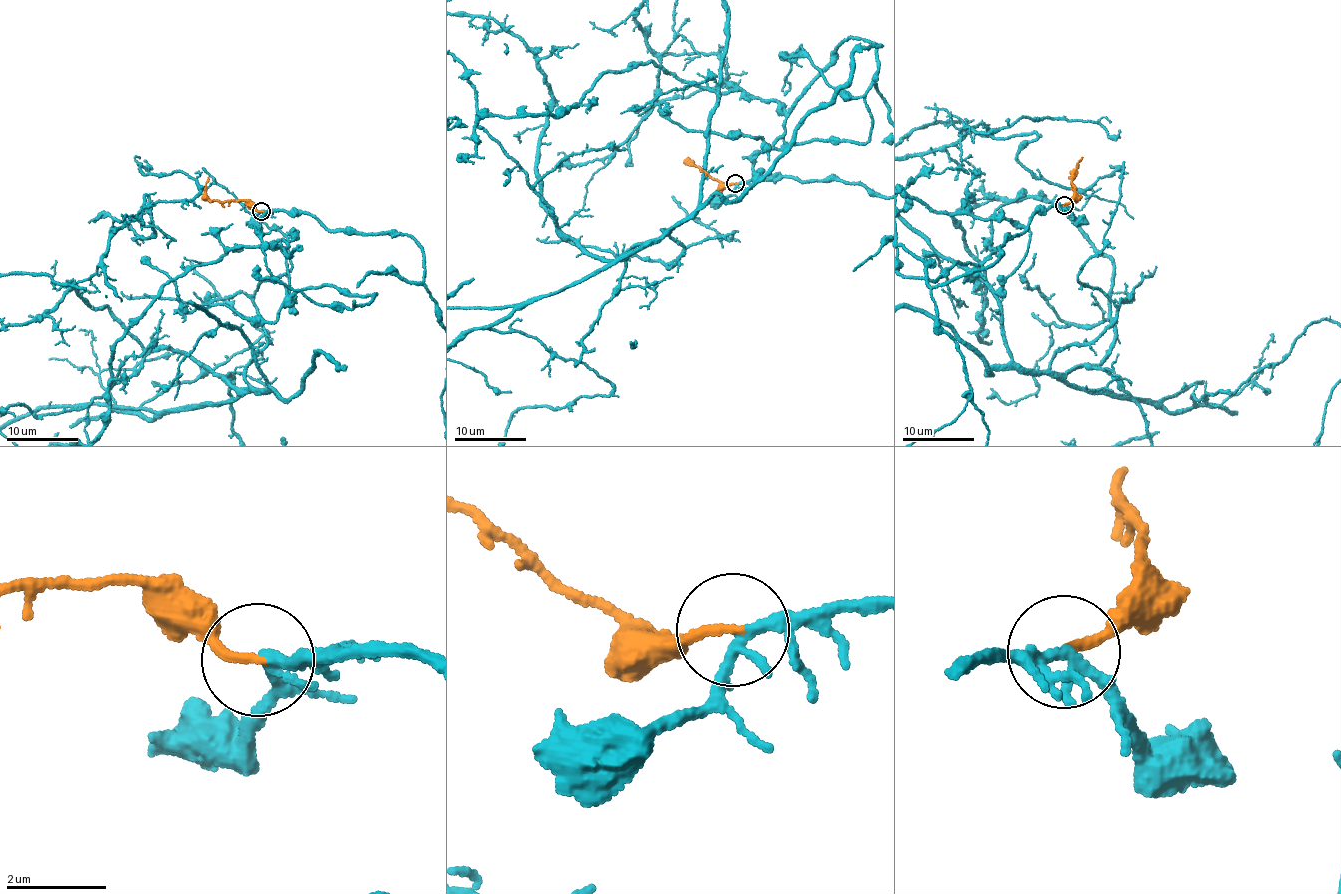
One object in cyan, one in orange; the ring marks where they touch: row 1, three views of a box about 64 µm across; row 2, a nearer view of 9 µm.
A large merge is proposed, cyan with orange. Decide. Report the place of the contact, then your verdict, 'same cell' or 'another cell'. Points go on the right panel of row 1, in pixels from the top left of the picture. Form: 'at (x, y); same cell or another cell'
at (1064, 205); same cell

